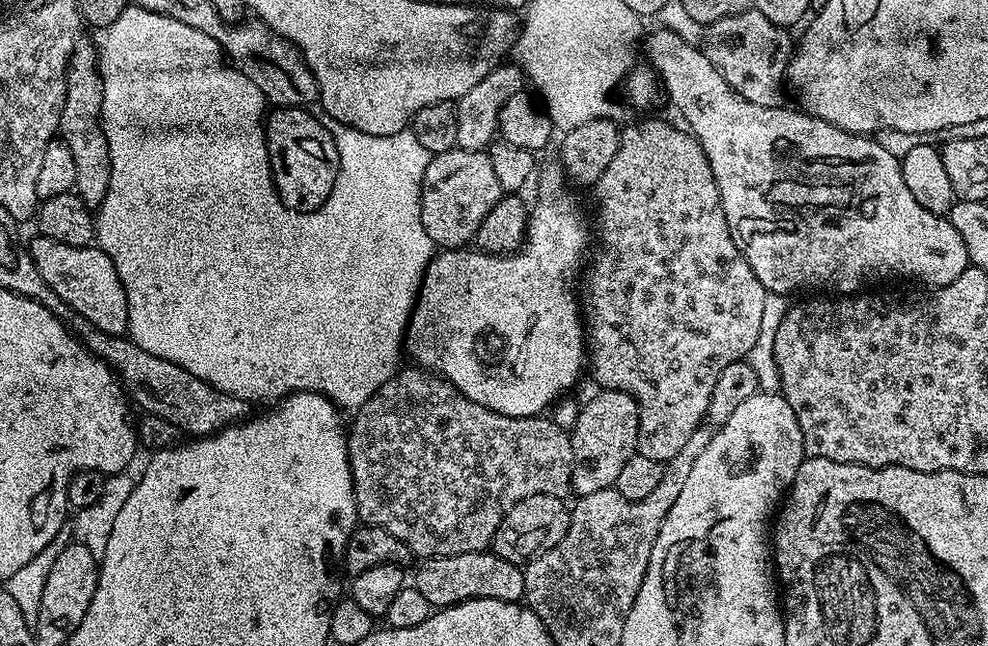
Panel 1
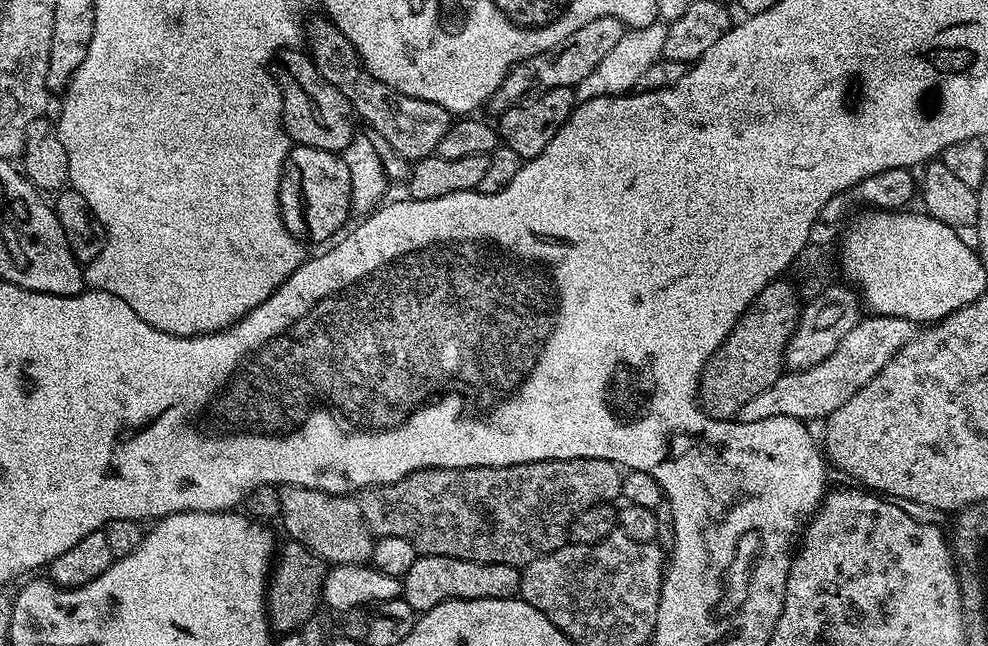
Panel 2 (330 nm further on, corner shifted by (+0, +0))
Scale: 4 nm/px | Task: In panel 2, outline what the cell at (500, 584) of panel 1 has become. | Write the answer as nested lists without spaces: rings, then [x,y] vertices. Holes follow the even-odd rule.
[[[417,555],[414,566],[403,576],[403,599],[416,613],[423,614],[447,600],[510,600],[520,595],[521,569],[514,564],[487,564],[462,558]]]

